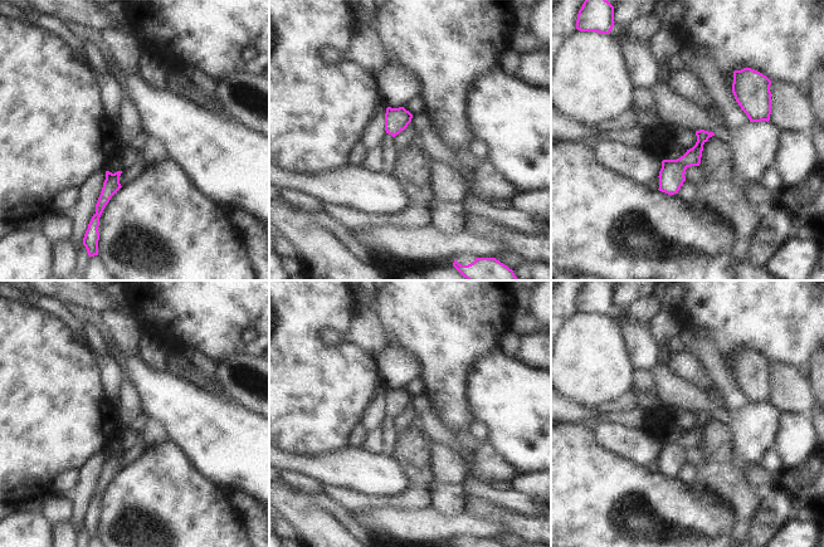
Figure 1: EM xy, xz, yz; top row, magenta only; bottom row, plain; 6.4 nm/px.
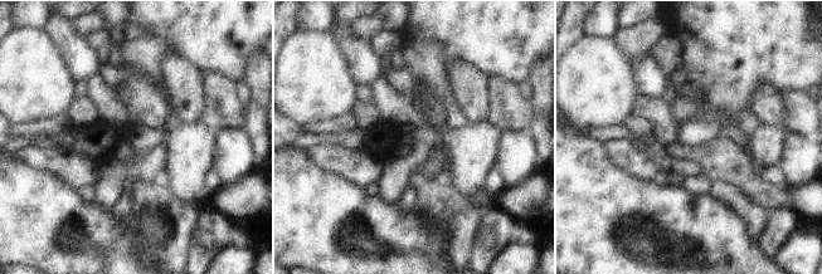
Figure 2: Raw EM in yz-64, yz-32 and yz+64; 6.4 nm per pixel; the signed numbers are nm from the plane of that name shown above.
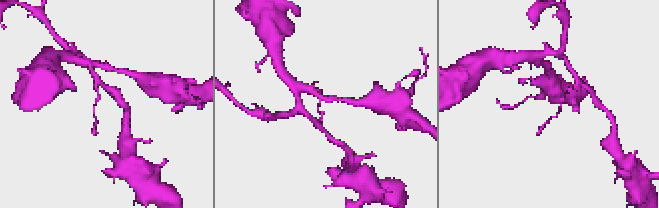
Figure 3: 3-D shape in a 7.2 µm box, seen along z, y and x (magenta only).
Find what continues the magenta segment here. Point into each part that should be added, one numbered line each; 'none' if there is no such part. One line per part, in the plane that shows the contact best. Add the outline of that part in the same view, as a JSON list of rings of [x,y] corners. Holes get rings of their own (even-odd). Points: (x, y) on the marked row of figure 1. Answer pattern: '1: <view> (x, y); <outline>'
none

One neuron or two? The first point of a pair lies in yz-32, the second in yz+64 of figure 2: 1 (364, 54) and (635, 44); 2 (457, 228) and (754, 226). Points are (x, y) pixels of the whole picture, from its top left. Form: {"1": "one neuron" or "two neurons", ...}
{"1": "two neurons", "2": "one neuron"}

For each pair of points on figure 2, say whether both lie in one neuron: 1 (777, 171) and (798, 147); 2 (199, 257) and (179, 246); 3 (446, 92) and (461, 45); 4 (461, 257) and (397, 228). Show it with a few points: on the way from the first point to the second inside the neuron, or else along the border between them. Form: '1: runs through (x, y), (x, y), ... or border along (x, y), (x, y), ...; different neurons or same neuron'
1: border along (778, 165), (786, 182); different neurons
2: border along (198, 223), (186, 260); different neurons
3: border along (426, 40), (441, 45), (443, 67); different neurons
4: border along (426, 223), (450, 235), (441, 250), (450, 260); different neurons

